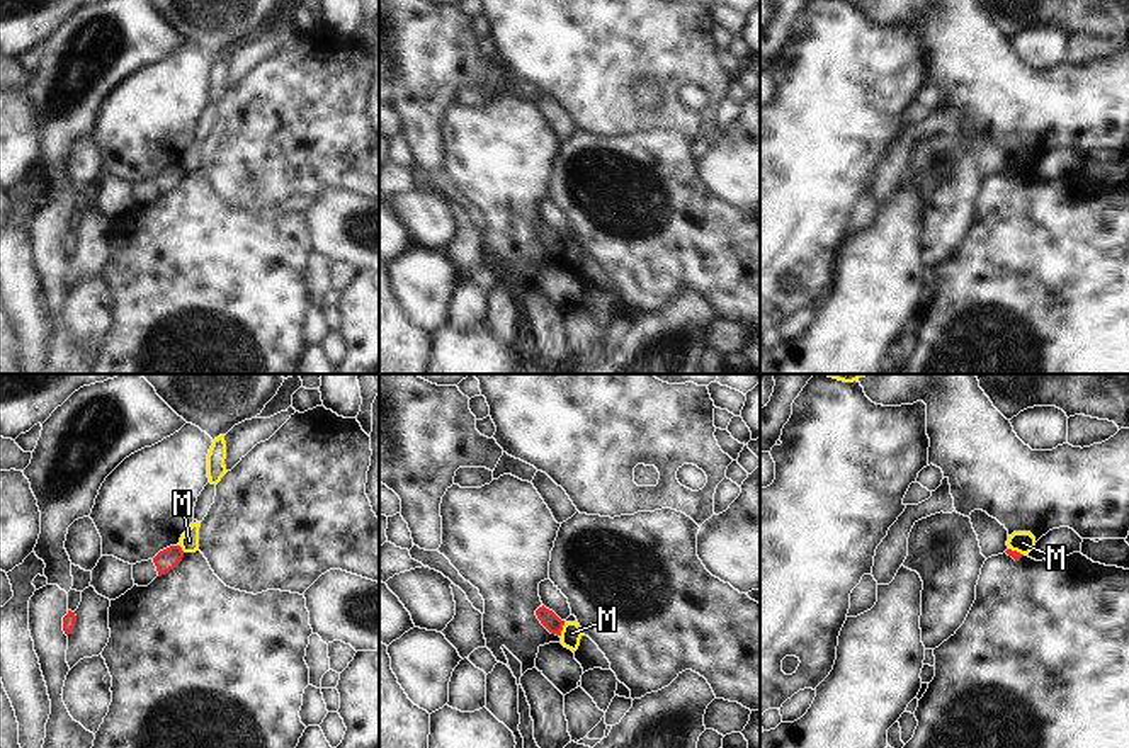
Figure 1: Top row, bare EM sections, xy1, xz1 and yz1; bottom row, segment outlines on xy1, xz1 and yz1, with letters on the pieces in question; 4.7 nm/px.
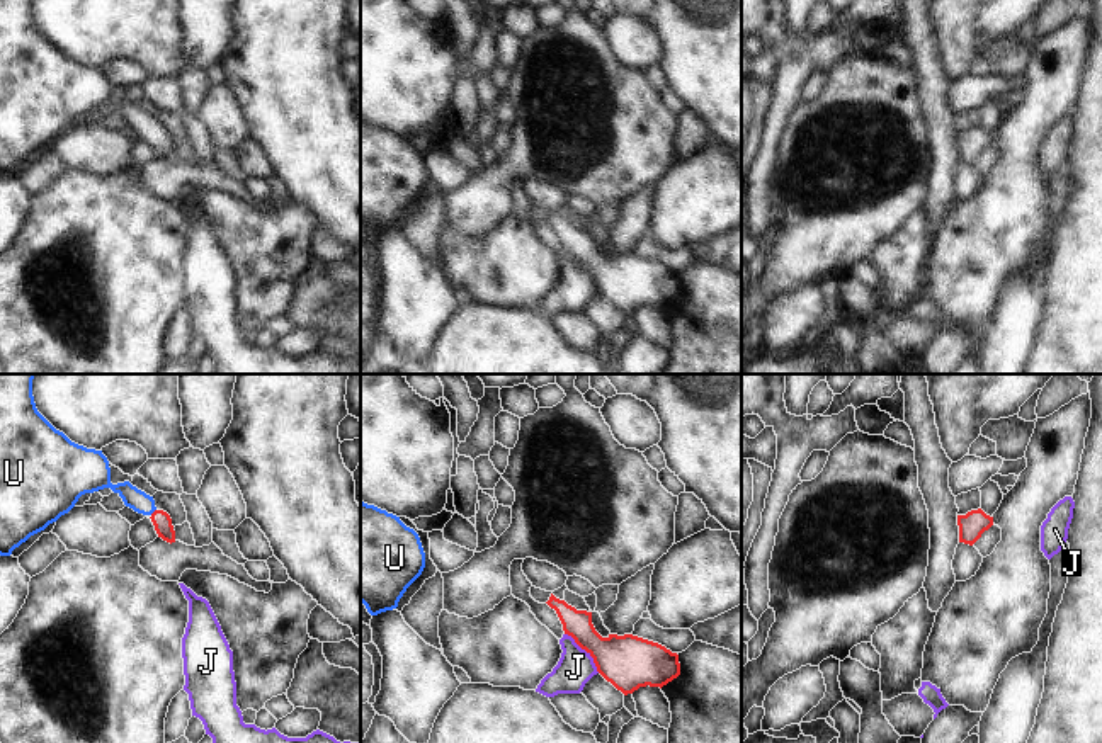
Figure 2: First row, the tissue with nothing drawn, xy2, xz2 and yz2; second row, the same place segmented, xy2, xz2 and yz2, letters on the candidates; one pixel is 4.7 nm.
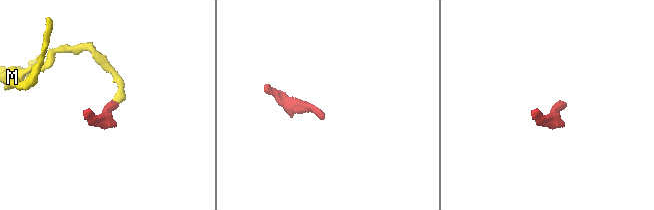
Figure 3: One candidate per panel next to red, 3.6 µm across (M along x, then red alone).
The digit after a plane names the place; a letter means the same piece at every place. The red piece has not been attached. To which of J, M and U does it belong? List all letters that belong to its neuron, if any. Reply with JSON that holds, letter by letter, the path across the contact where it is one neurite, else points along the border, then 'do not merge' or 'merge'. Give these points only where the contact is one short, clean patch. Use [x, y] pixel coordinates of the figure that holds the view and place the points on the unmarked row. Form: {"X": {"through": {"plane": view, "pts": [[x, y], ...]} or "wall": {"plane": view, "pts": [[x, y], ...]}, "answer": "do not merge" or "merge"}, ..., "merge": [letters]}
{"J": {"wall": {"plane": "xz2", "pts": [[565, 252], [592, 277], [599, 291]]}, "answer": "do not merge"}, "M": {"wall": {"plane": "xz1", "pts": [[565, 242], [560, 255]]}, "answer": "do not merge"}, "U": {"through": {"plane": "xy2", "pts": [[160, 138], [153, 131], [135, 118]]}, "answer": "merge"}, "merge": ["U"]}

